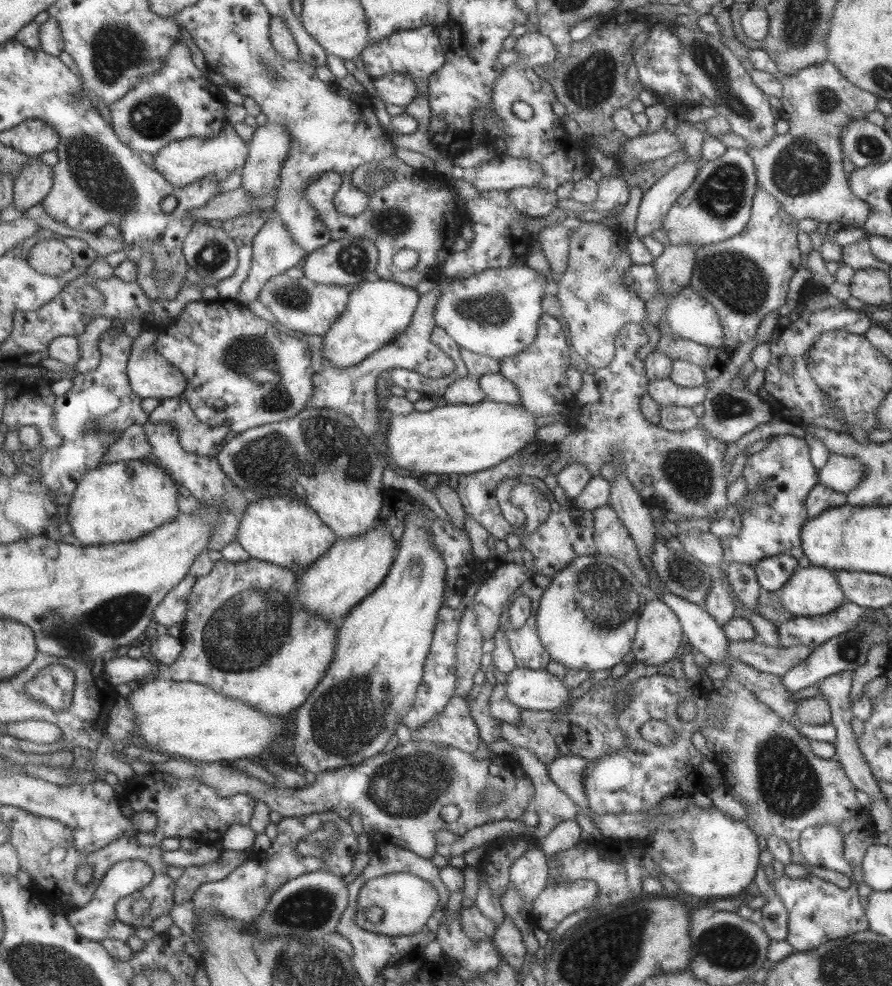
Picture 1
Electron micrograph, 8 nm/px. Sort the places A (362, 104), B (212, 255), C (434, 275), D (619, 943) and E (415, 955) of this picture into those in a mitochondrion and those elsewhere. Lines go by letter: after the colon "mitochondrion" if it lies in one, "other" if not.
A: other
B: mitochondrion
C: other
D: mitochondrion
E: other

